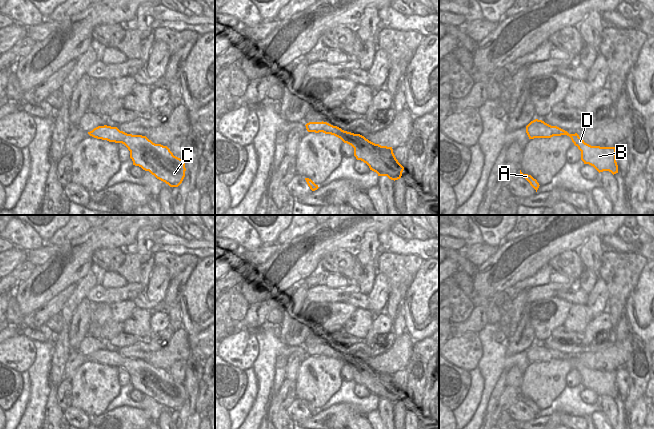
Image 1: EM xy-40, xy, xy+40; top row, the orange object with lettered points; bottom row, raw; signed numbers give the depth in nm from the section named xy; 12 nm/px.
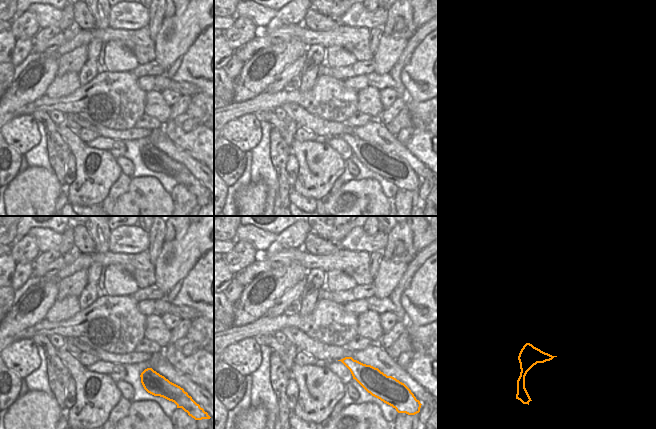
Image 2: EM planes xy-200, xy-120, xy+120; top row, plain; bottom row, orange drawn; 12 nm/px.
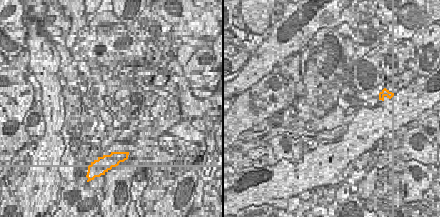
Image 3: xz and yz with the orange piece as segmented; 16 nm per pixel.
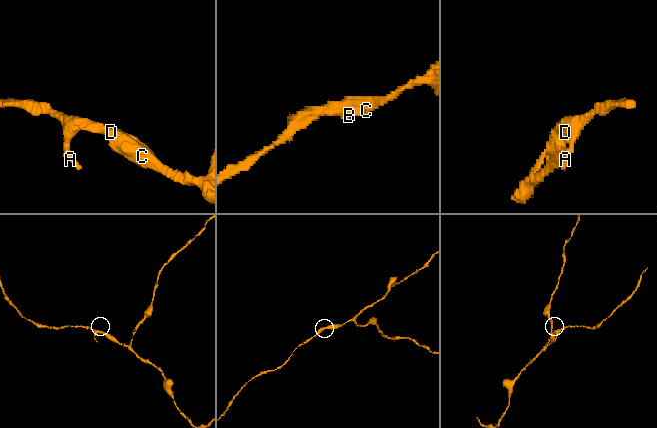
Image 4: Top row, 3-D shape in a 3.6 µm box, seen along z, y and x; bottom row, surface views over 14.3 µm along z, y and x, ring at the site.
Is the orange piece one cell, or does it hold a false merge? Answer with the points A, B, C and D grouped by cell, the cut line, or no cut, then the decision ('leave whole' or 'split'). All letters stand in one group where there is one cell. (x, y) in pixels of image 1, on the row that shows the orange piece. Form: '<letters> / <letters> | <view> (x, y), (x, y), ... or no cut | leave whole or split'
A B C D | no cut | leave whole

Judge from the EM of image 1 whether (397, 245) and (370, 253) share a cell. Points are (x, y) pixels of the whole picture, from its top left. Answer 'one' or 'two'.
two

